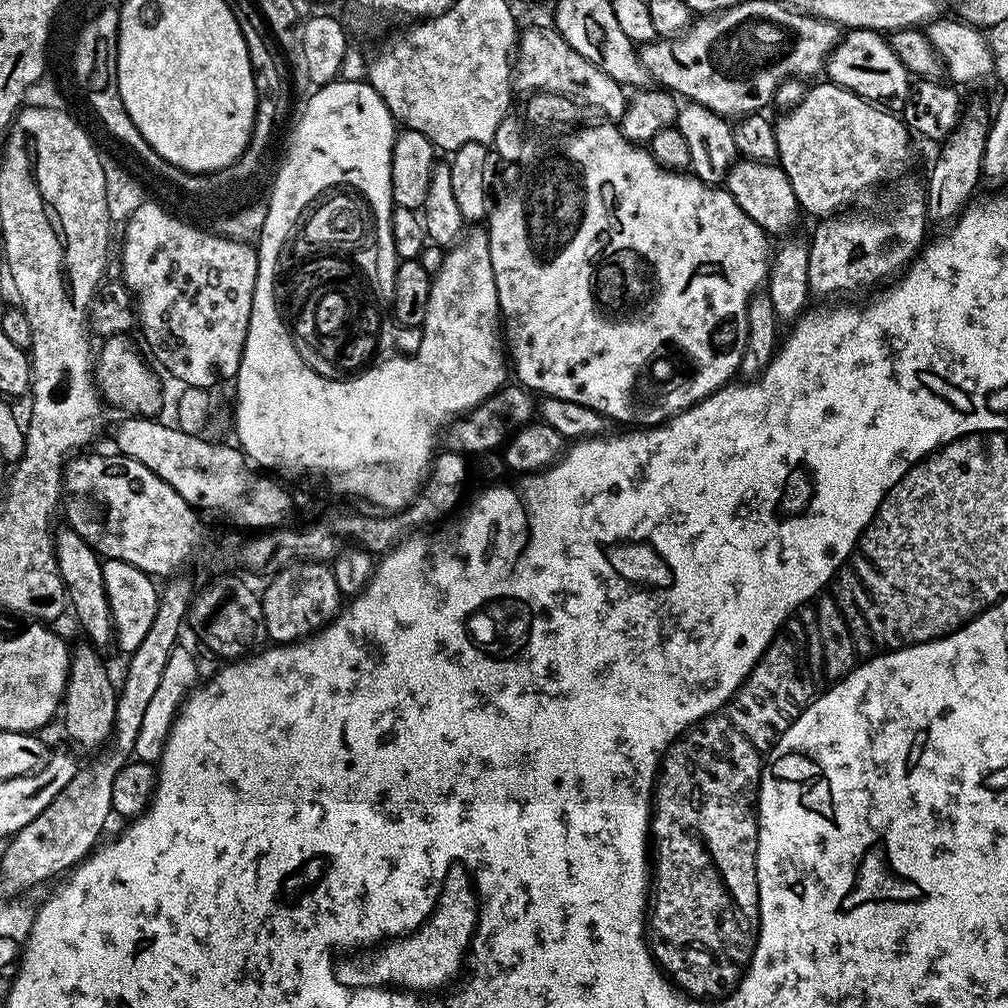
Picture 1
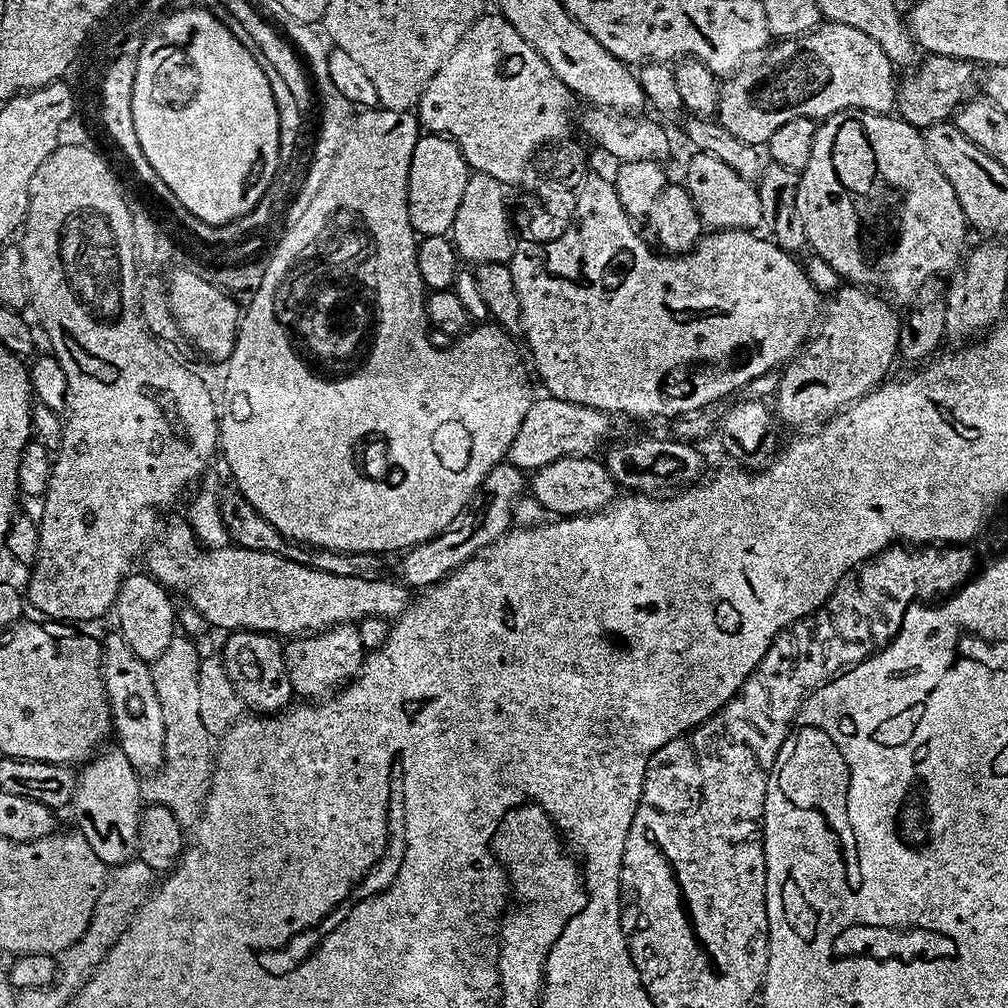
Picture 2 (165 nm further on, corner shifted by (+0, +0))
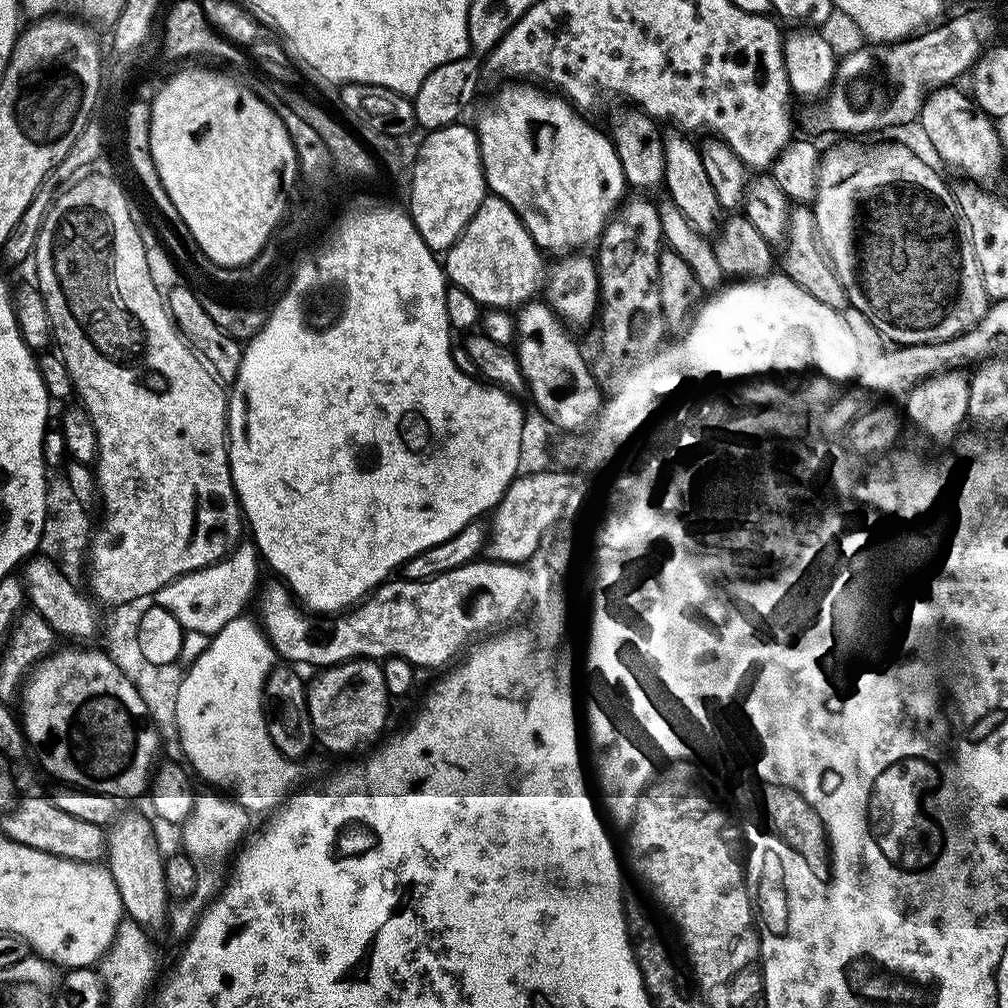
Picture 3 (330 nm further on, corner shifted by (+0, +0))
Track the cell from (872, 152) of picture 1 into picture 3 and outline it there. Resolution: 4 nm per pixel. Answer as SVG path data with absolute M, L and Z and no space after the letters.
M840 138L837 144L832 144L823 149L820 157L820 173L818 174L818 186L814 211L816 213L816 225L820 235L820 244L824 252L832 262L832 268L838 274L844 289L848 294L849 305L856 307L863 314L871 318L879 331L888 339L892 339L893 345L901 344L933 344L960 336L976 324L982 322L990 303L990 297L986 290L986 282L982 278L982 266L978 266L978 258L974 255L974 238L970 234L970 226L962 214L962 210L956 201L956 193L948 184L915 152L904 144L859 144L856 138Z

